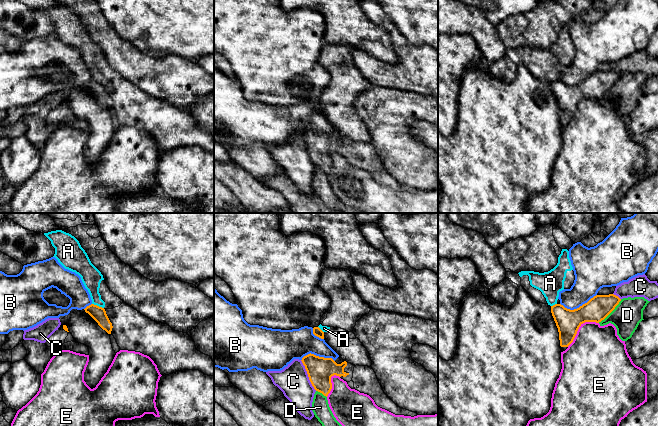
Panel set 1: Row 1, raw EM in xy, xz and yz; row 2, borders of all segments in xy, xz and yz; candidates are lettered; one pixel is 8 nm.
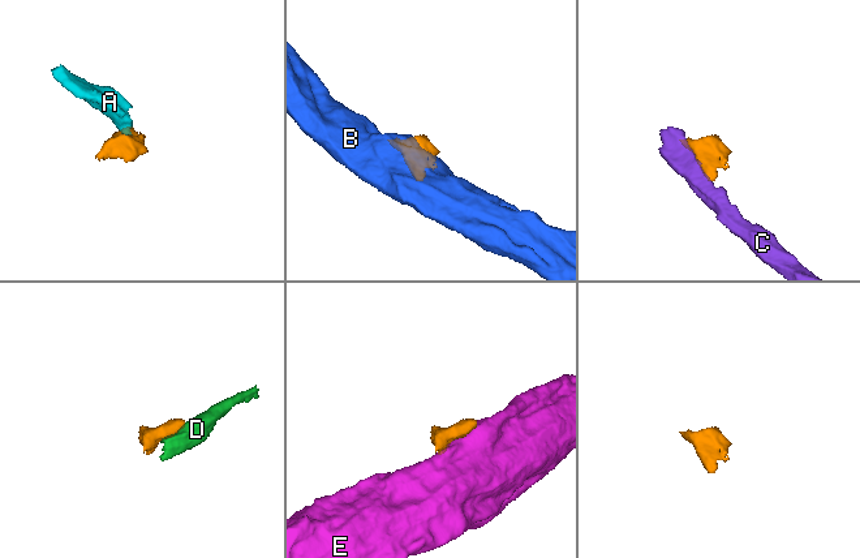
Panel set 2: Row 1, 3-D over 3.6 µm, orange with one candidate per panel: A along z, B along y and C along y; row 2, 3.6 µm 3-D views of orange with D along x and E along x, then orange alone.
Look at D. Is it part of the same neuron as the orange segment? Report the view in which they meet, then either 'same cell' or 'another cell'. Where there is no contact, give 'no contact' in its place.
contact in yz; another cell

